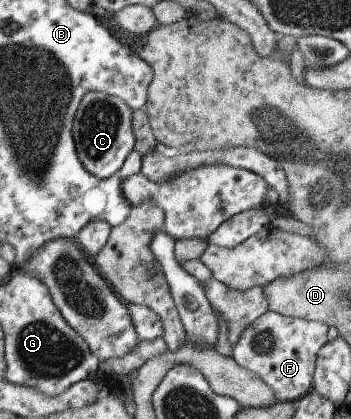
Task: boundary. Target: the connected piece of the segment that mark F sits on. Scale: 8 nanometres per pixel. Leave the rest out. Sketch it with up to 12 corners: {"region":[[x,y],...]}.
{"region":[[268,309],[231,356],[276,401],[312,389],[324,322]]}

